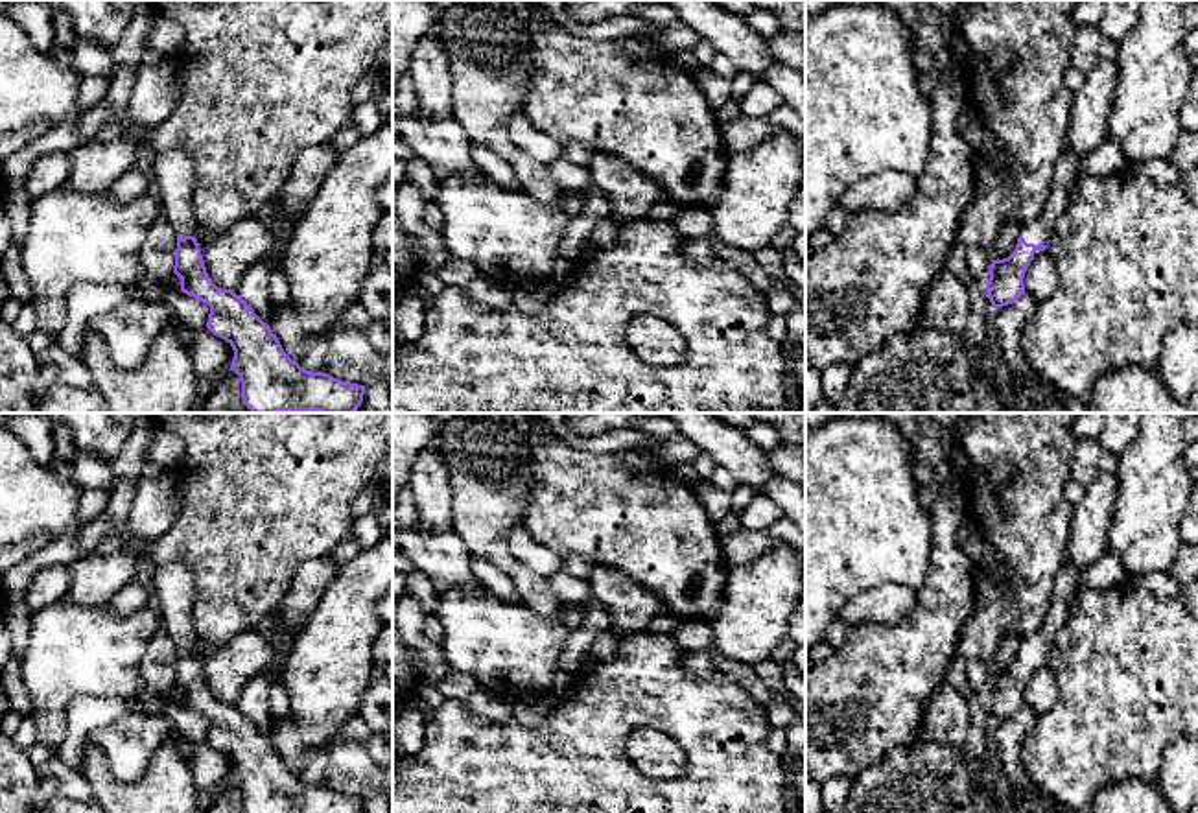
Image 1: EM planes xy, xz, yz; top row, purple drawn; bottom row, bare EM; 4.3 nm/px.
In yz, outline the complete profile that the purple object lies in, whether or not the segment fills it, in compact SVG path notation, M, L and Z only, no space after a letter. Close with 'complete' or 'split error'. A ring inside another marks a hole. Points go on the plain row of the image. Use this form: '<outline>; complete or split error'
M1075 564L1060 568L1043 625L1023 636L1017 658L1008 671L992 673L986 706L993 721L1008 719L1025 706L1023 691L1027 680L1036 669L1045 666L1049 645L1071 612L1084 570Z; split error

